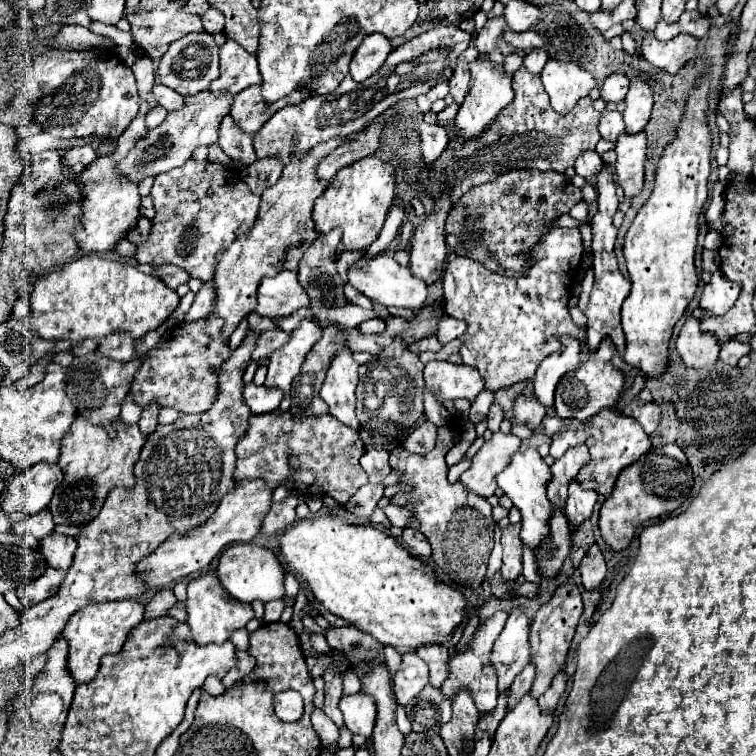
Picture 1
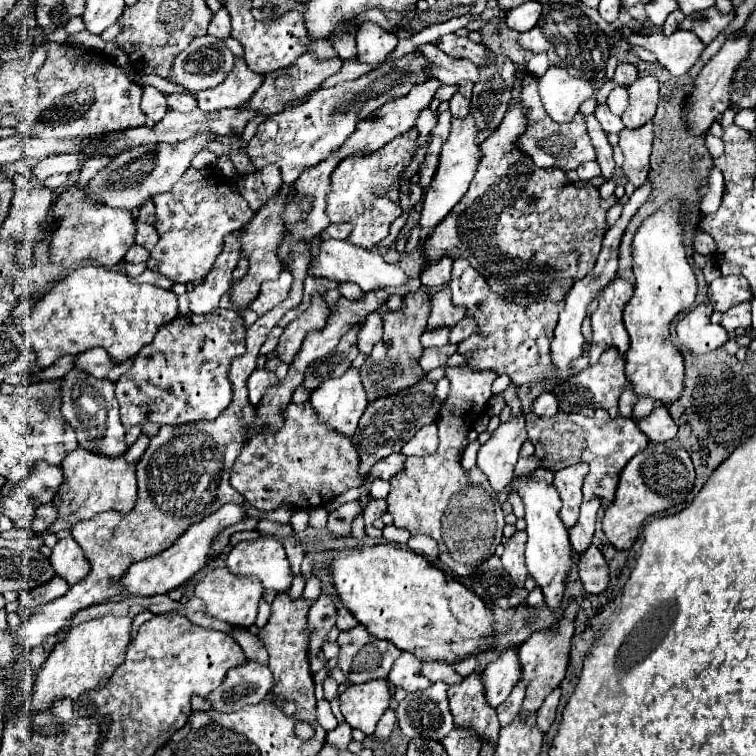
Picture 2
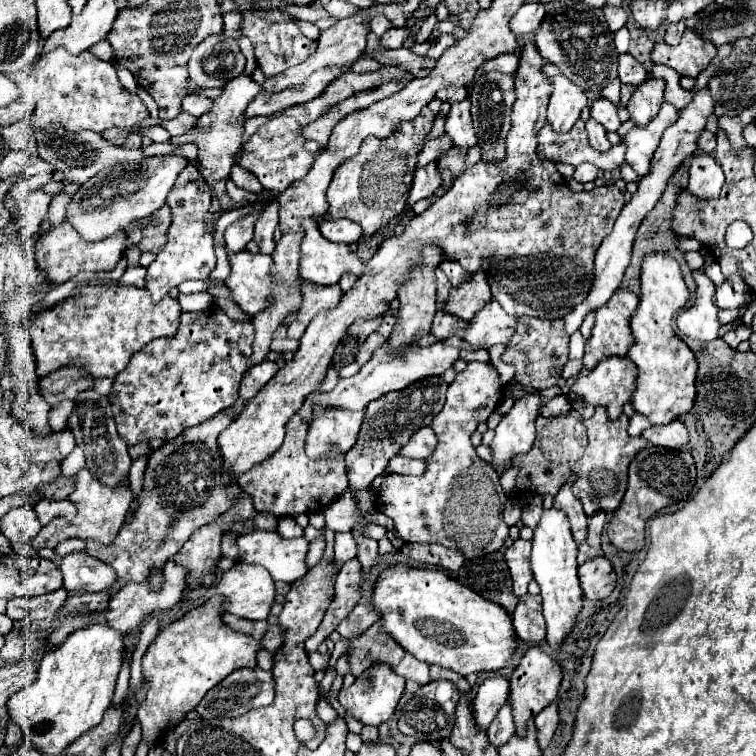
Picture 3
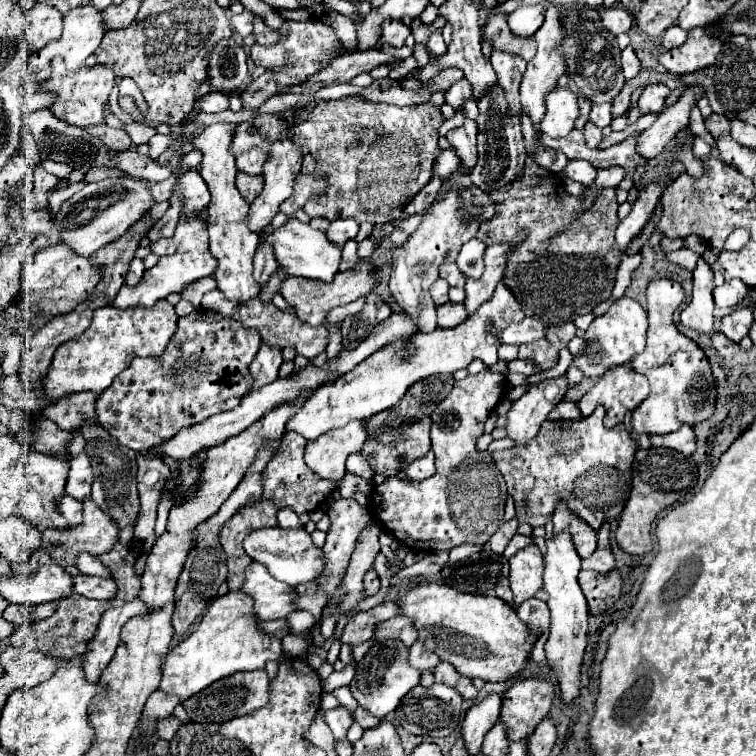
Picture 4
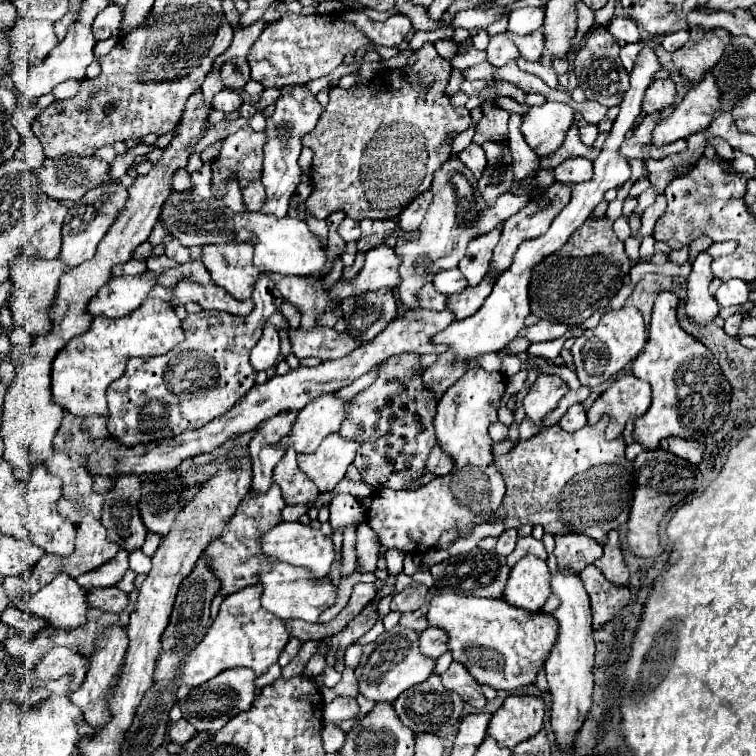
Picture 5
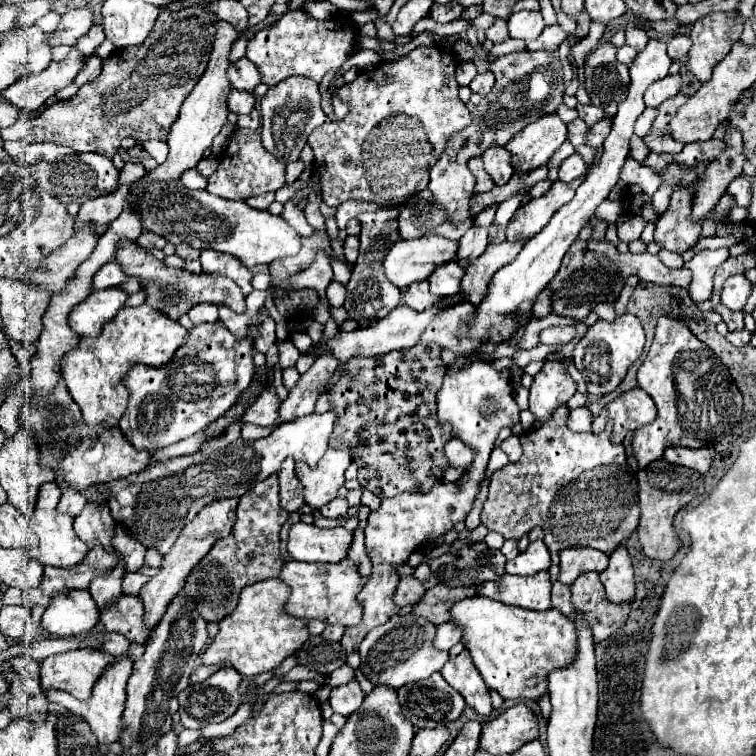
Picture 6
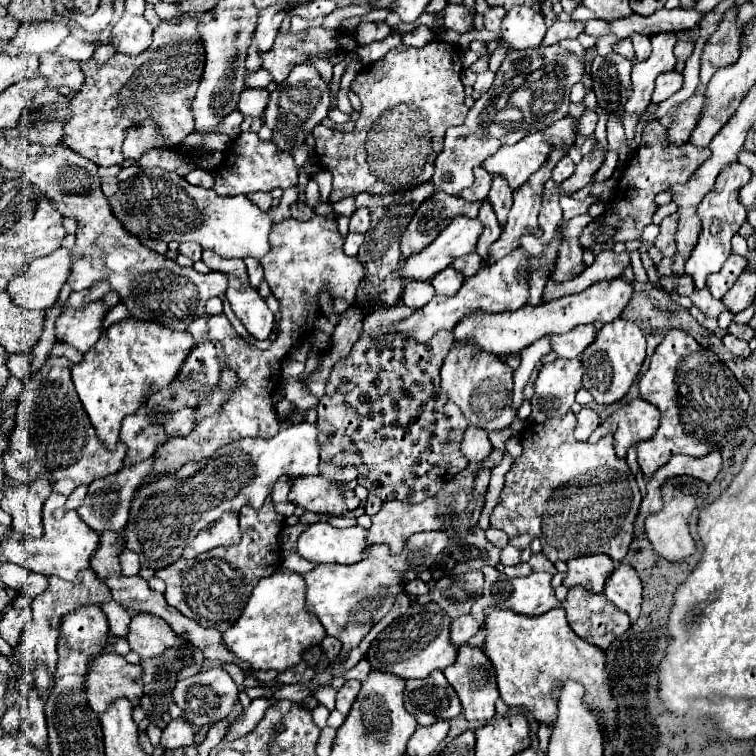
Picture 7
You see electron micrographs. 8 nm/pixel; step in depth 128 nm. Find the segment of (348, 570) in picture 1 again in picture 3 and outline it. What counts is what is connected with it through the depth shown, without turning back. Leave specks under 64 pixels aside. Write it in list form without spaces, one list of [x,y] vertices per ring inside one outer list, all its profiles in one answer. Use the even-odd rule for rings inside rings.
[[[402,562],[388,564],[374,582],[372,606],[376,608],[376,612],[380,612],[380,626],[384,628],[384,632],[388,632],[388,636],[392,636],[402,648],[406,648],[406,652],[426,664],[438,664],[464,676],[472,672],[490,672],[504,668],[516,650],[510,614],[504,612],[504,608],[500,608],[498,604],[488,602],[470,588],[462,586],[454,578],[448,578],[444,570],[414,568]]]

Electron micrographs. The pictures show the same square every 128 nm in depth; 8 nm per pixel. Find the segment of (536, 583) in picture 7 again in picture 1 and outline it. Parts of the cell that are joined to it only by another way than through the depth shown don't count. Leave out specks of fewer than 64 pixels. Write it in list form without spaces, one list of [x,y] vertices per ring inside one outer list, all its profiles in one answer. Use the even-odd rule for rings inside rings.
[[[508,524],[502,528],[500,544],[504,548],[504,558],[502,558],[502,576],[506,580],[514,580],[522,574],[522,540],[518,536],[520,524]]]

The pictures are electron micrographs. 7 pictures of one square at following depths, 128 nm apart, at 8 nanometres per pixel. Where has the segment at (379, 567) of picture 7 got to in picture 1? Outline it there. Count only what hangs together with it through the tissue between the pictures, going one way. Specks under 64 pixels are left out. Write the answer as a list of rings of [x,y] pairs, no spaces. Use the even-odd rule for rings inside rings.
[[[204,574],[204,576],[200,576],[200,578],[196,578],[194,582],[188,584],[186,612],[188,612],[186,624],[190,626],[192,640],[198,646],[224,644],[224,642],[228,642],[234,630],[244,628],[254,618],[254,612],[252,612],[252,606],[250,604],[228,600],[228,594],[220,586],[216,574]]]

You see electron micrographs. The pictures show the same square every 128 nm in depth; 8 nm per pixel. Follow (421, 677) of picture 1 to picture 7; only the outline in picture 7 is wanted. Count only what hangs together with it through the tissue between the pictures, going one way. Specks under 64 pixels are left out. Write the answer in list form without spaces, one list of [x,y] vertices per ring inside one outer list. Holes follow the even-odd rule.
[[[470,614],[468,616],[460,616],[452,622],[450,626],[450,640],[454,646],[462,646],[468,638],[472,638],[476,632],[480,630],[480,624],[476,618],[472,618]]]

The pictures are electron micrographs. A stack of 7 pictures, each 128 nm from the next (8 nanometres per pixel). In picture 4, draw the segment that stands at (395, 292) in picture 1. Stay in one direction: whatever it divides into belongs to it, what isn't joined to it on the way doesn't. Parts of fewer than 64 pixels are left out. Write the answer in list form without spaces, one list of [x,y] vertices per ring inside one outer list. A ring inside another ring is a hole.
[[[290,218],[278,230],[272,230],[268,226],[262,232],[262,236],[266,236],[268,242],[274,246],[274,254],[278,258],[278,264],[282,264],[290,276],[302,276],[302,278],[312,278],[312,280],[322,280],[322,282],[334,280],[334,276],[338,272],[338,254],[342,252],[342,248],[332,244],[324,236],[324,232],[312,228],[310,224],[300,222],[298,218]]]

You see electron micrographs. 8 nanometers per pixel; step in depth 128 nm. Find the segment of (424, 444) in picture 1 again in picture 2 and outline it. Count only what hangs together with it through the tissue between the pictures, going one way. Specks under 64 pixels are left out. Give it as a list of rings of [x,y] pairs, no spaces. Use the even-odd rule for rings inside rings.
[[[428,424],[424,428],[420,428],[414,438],[404,444],[402,448],[402,454],[404,456],[426,456],[426,454],[432,454],[436,452],[438,448],[438,430],[436,430],[436,424]]]

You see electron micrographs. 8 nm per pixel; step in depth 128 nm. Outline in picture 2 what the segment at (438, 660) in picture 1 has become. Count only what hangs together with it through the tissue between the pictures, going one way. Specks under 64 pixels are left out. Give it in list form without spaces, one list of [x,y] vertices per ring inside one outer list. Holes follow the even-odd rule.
[[[422,662],[422,672],[430,682],[446,682],[446,684],[458,684],[462,676],[454,670],[454,666],[444,662]]]

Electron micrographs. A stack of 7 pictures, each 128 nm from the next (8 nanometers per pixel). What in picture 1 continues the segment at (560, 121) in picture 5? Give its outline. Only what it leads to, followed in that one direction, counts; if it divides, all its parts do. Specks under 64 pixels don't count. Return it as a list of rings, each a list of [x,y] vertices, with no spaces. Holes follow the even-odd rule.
[[[548,60],[544,70],[542,70],[542,82],[544,82],[544,88],[550,96],[550,102],[552,102],[552,108],[560,114],[566,114],[568,110],[572,110],[572,106],[582,98],[582,96],[588,96],[588,92],[592,88],[596,88],[596,80],[590,72],[586,72],[584,68],[576,66],[574,62],[564,62],[564,60]]]

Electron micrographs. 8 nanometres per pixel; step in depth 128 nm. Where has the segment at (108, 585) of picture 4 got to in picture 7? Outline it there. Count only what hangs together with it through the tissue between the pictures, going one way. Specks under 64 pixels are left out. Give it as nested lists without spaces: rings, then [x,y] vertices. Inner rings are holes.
[[[132,614],[126,640],[142,658],[160,656],[166,648],[182,648],[188,654],[188,660],[192,660],[192,648],[186,646],[164,620],[152,614]]]

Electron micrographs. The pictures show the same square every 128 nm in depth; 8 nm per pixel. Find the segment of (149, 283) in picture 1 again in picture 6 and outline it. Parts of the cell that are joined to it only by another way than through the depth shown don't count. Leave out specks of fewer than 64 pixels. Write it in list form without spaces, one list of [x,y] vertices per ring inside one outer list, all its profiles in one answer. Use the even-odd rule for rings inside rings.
[[[148,304],[122,308],[114,320],[104,324],[100,336],[80,338],[78,346],[62,356],[60,378],[66,382],[70,396],[80,406],[82,420],[88,426],[100,422],[116,426],[128,404],[128,390],[120,386],[120,380],[128,368],[138,362],[148,366],[166,364],[174,352],[184,346],[186,338],[188,330],[184,326],[180,326],[170,316],[164,316],[164,312],[156,312]]]

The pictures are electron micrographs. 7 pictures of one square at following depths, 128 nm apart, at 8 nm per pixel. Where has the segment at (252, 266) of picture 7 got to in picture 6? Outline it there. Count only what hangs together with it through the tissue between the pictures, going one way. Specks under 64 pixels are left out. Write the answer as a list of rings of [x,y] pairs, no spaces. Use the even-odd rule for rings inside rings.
[[[256,266],[256,268],[252,268],[252,274],[254,274],[252,286],[256,290],[268,290],[272,286],[272,278],[270,278],[268,266]]]

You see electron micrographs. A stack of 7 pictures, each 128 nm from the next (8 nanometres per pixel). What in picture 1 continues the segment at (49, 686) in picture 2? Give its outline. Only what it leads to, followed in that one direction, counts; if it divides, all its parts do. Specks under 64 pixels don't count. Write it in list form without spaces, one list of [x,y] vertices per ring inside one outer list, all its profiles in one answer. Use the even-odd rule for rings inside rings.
[[[120,600],[104,604],[86,604],[80,612],[74,612],[64,628],[64,638],[68,640],[68,670],[76,682],[90,682],[100,668],[100,658],[104,654],[116,654],[126,644],[134,626],[144,620],[146,604],[138,600]]]

